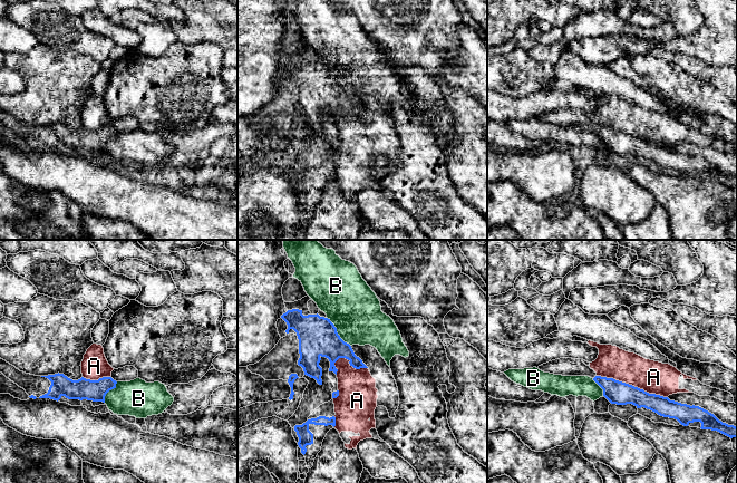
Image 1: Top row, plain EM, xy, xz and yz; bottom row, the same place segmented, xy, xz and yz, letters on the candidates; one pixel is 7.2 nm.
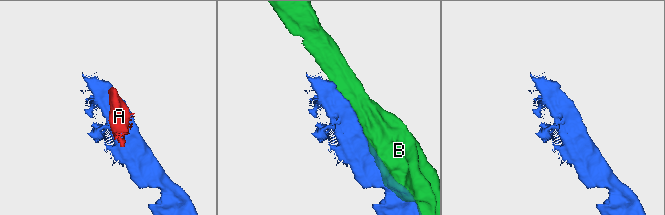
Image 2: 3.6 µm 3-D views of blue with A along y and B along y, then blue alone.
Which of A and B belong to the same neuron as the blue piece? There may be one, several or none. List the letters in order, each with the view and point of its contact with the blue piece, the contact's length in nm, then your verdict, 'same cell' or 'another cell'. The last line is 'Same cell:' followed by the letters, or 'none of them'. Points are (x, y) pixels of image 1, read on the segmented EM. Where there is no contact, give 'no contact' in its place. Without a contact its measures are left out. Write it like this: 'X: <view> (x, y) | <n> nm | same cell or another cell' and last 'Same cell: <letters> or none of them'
A: yz (631, 385) | 550 nm | another cell
B: xz (337, 332) | 280 nm | another cell
Same cell: none of them

